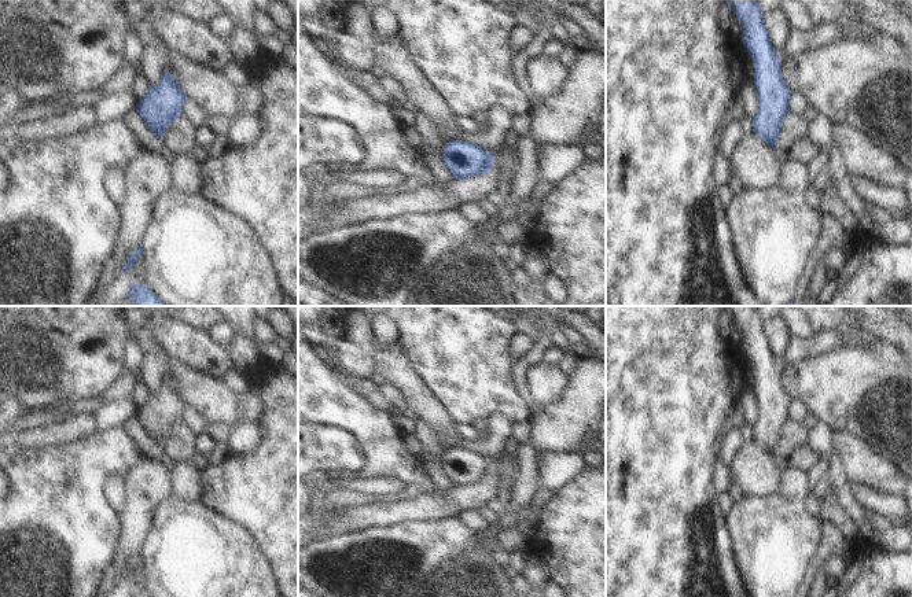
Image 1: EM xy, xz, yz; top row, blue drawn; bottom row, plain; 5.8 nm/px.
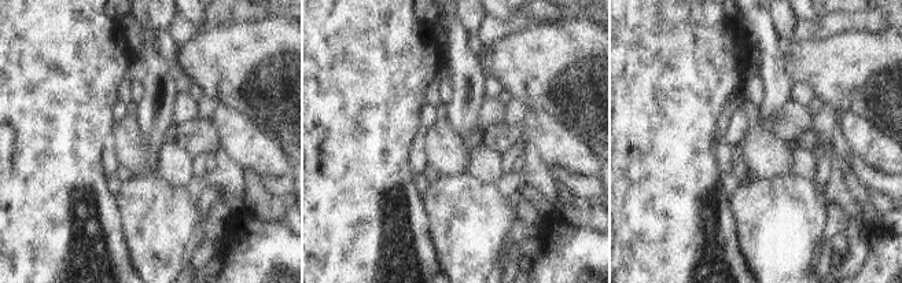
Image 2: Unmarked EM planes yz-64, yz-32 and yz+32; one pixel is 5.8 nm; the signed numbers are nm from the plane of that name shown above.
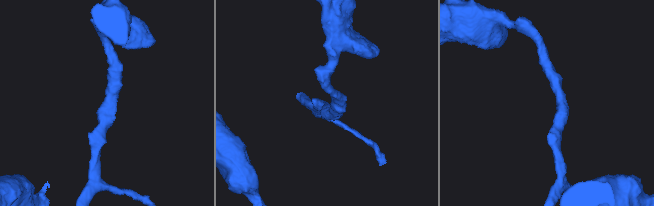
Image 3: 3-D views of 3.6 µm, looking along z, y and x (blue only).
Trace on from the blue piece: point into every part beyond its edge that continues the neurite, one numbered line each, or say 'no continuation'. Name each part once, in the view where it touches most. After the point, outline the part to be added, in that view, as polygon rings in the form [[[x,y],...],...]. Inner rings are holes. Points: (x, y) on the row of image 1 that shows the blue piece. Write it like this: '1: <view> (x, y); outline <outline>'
no continuation

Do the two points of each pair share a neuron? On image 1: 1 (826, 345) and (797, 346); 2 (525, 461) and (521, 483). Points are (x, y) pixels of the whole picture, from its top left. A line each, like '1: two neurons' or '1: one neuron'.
1: one neuron
2: one neuron

